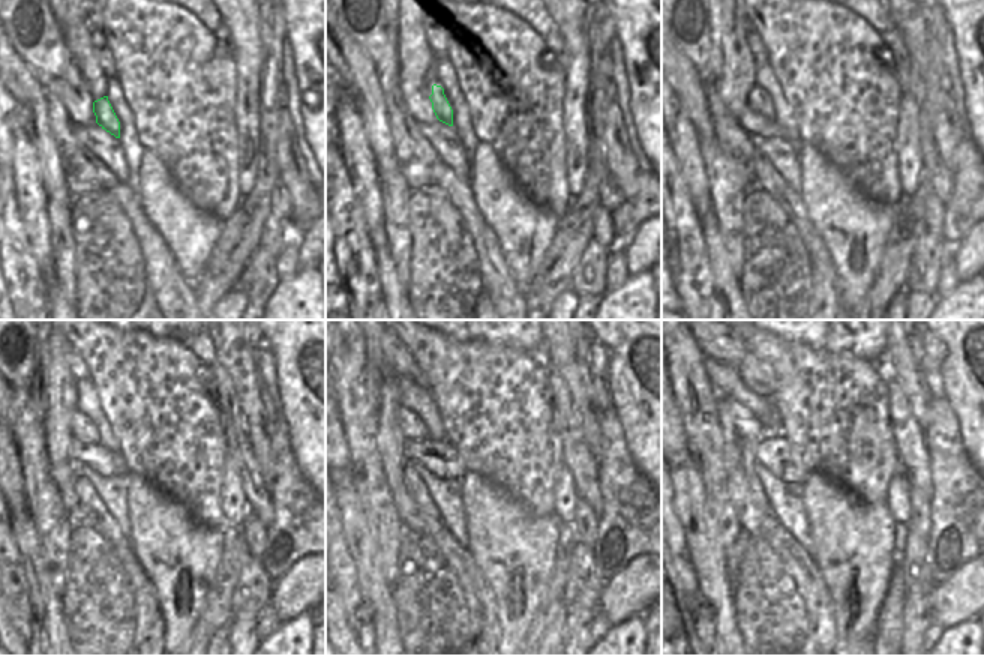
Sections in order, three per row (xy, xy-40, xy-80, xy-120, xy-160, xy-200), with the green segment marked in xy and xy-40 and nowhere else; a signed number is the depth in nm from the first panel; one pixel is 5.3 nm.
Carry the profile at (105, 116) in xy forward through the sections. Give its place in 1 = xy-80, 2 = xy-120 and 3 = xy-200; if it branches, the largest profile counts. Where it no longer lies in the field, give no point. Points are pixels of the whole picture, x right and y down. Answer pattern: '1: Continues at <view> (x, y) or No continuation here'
1: Continues at xy-80 (759, 98)
2: Continues at xy-120 (81, 428)
3: Continues at xy-200 (744, 424).

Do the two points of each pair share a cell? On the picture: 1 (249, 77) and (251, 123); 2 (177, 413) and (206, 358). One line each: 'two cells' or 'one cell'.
1: one cell
2: two cells

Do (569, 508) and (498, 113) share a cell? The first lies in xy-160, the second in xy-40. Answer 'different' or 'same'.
different

